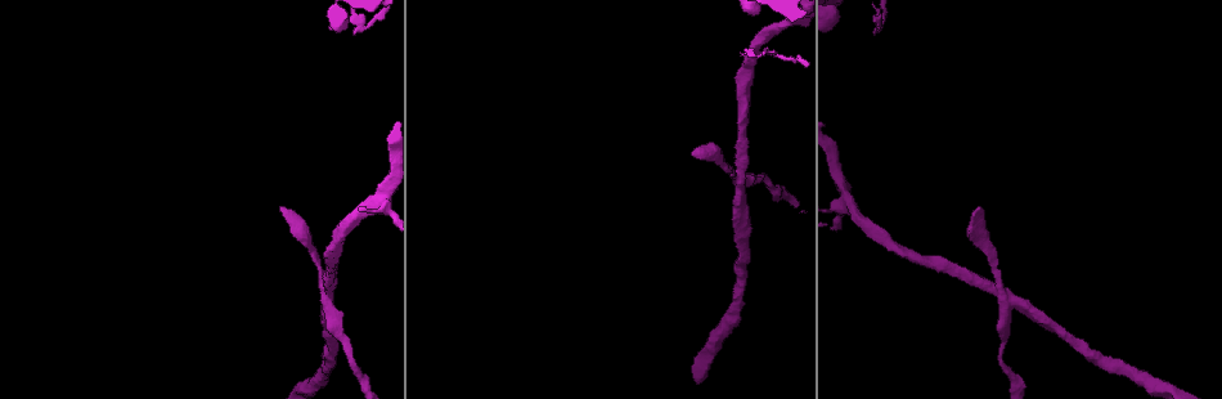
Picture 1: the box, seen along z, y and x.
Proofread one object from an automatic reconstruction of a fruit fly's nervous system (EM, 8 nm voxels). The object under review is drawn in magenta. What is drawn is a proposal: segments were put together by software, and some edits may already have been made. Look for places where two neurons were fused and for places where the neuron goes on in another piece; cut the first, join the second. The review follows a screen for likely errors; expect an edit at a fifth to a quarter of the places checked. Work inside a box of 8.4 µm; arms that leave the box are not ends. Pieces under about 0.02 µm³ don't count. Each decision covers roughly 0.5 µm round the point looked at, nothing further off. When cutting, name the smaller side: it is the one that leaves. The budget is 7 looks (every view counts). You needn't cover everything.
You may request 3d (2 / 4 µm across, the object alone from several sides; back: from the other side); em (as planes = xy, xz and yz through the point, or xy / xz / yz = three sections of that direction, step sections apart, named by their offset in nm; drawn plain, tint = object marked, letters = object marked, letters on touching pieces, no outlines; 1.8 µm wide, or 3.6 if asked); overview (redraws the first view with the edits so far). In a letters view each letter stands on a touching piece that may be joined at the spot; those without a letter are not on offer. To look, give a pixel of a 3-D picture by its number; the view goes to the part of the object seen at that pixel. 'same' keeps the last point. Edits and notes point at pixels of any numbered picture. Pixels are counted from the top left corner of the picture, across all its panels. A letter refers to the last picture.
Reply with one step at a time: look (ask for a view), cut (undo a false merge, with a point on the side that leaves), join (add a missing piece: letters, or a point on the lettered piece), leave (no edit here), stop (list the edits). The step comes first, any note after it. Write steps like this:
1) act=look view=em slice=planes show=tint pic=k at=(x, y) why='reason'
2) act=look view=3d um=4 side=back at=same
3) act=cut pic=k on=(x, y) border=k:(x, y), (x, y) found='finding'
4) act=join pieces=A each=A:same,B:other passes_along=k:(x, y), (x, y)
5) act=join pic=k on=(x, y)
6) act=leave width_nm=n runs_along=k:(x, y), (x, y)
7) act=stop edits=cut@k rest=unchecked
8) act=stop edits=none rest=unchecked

act=look view=3d um=4 pic=1 at=(978, 206) why='free end'

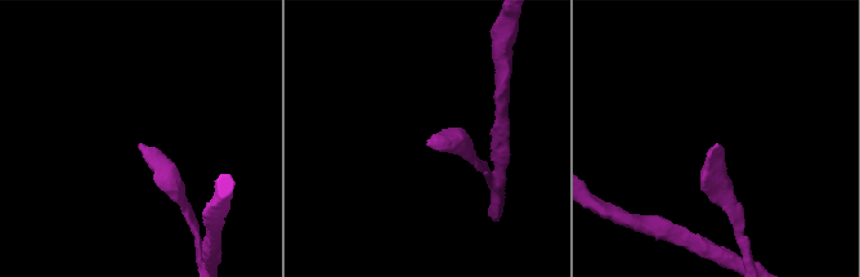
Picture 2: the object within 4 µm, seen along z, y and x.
act=look view=em slice=xz step=8 show=letters pic=2 at=(140, 145)

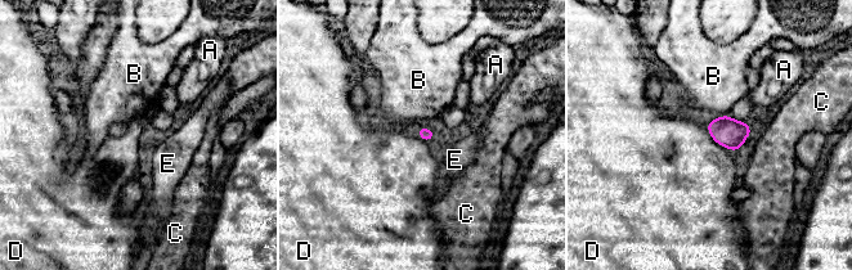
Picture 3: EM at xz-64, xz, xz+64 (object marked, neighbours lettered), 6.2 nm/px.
act=look view=em slice=planes show=letters at=same why='cut it another way'

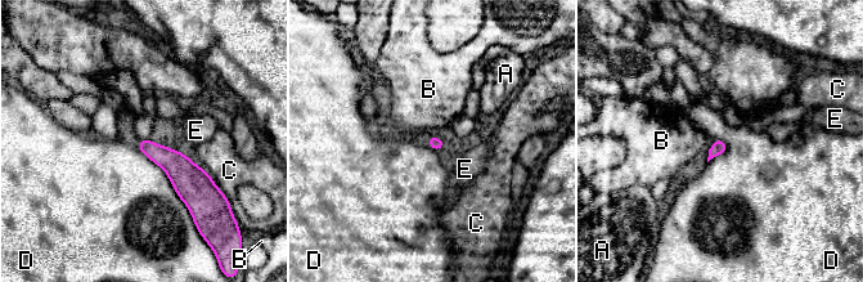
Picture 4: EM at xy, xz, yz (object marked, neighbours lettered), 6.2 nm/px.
act=leave each=A:other,B:other,C:other,D:other,E:other border=4:(138, 146), (165, 171), (193, 218) found='no lettered piece goes on from it'

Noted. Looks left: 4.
act=look view=em slice=yz step=4 show=tint pic=1 at=(331, 306) why='four-way junction'

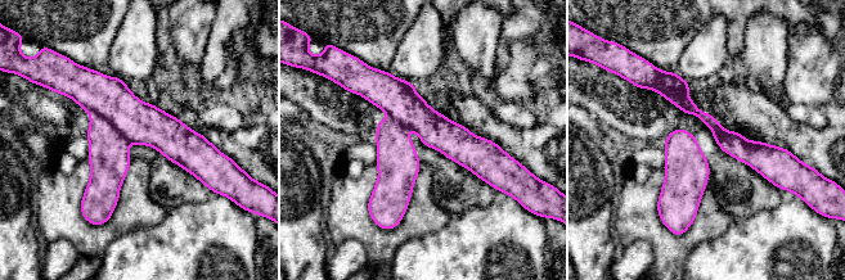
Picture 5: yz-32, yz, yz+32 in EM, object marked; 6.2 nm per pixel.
act=look view=em slice=planes show=tint at=same

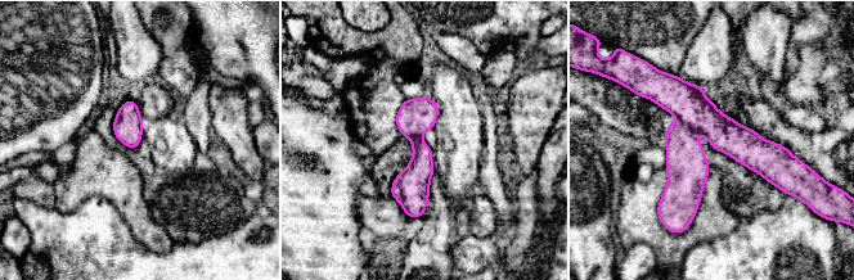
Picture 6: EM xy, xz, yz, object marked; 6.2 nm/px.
act=look view=em slice=planes show=letters at=same

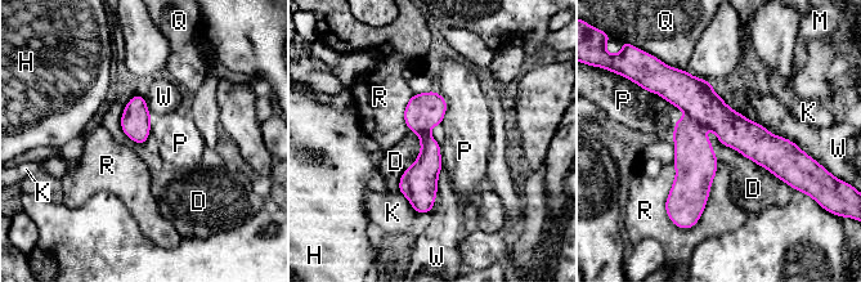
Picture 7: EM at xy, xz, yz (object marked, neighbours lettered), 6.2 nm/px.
act=cut pic=7 on=(694, 159) width_nm=190 each=D:other,H:other,K:other,M:other,P:other,Q:other,R:other,W:other border=7:(687, 115), (702, 128) found='a second neuron is stuck on'

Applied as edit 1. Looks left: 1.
act=look view=em slice=xz step=16 show=letters pic=1 at=(381, 204) why='sudden change in width'

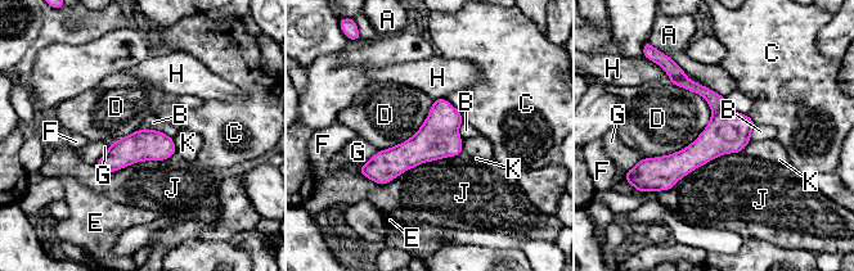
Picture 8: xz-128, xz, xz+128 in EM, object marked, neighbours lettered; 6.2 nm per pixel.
act=leave each=A:other,B:other,C:other,D:other,E:other,F:other,G:other,H:other,J:other,K:other border=8:(708, 100), (690, 144), (643, 158) found='all the same neuron'

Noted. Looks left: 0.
act=stop edits=cut@7 rest=unchecked

